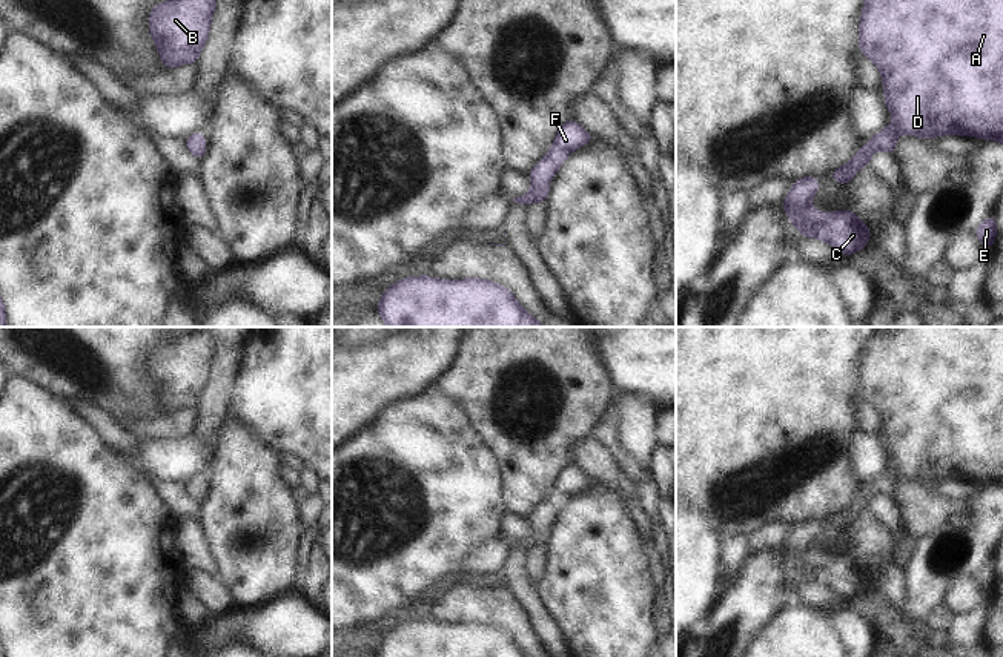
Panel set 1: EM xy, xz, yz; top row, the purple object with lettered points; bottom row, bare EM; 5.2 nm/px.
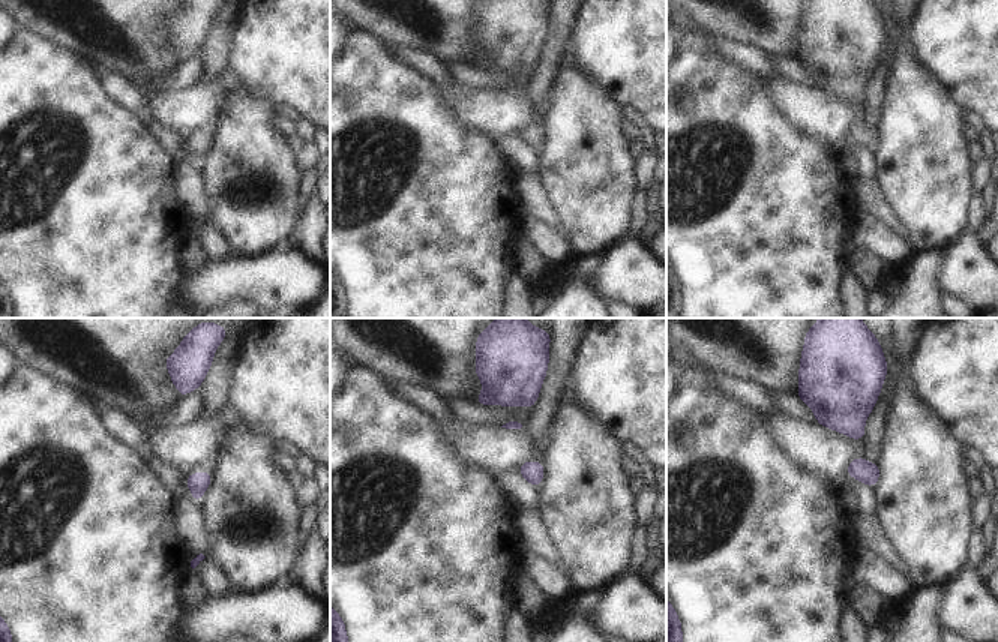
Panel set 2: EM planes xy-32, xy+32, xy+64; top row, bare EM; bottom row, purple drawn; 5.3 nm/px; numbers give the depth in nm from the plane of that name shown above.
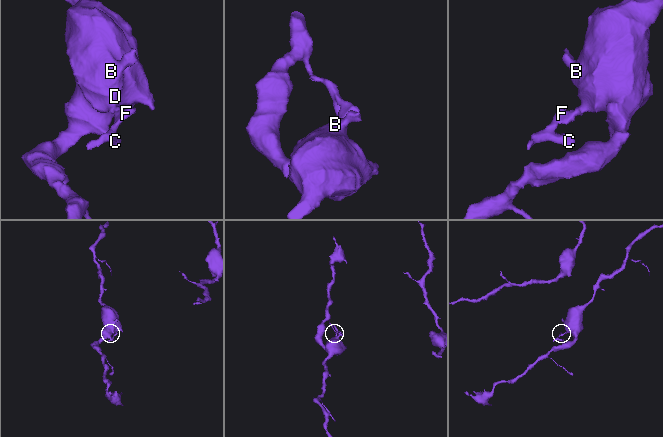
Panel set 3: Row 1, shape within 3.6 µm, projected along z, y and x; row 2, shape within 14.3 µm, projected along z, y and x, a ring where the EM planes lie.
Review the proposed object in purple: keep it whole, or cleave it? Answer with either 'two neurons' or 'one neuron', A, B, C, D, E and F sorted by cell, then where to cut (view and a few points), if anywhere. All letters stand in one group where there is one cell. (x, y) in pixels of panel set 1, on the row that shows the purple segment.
one neuron; A B C D E F; no cut

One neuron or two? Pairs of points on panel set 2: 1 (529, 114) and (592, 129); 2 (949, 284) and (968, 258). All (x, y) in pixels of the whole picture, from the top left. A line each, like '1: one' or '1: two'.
1: two
2: one

